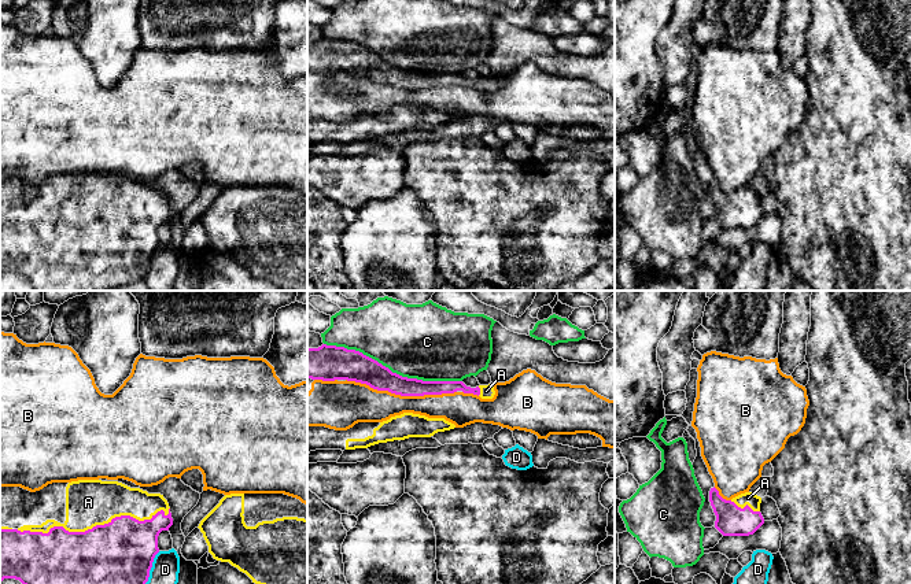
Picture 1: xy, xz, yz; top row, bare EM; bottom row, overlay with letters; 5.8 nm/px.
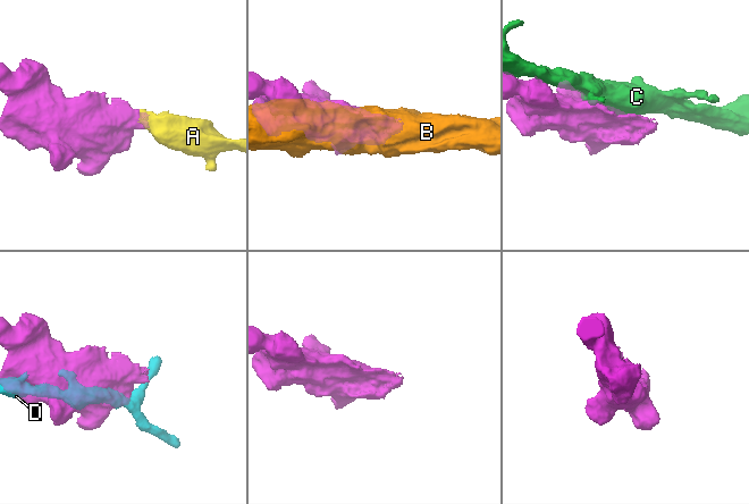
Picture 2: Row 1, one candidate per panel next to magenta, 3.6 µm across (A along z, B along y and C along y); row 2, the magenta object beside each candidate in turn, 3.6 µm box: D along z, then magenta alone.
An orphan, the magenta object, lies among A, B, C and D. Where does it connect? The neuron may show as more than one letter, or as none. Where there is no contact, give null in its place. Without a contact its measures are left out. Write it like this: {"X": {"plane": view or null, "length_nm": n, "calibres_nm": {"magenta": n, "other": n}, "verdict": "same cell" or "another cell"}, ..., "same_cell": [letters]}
{"A": {"plane": "xy", "length_nm": 900, "calibres_nm": {"magenta": 380, "other": 280}, "verdict": "same cell"}, "B": {"plane": "xz", "length_nm": 650, "calibres_nm": {"magenta": 160, "other": 220}, "verdict": "another cell"}, "C": {"plane": "xz", "length_nm": 850, "calibres_nm": {"magenta": 180, "other": 440}, "verdict": "another cell"}, "D": {"plane": "xy", "length_nm": 220, "calibres_nm": {"magenta": 380, "other": 160}, "verdict": "another cell"}, "same_cell": ["A"]}

